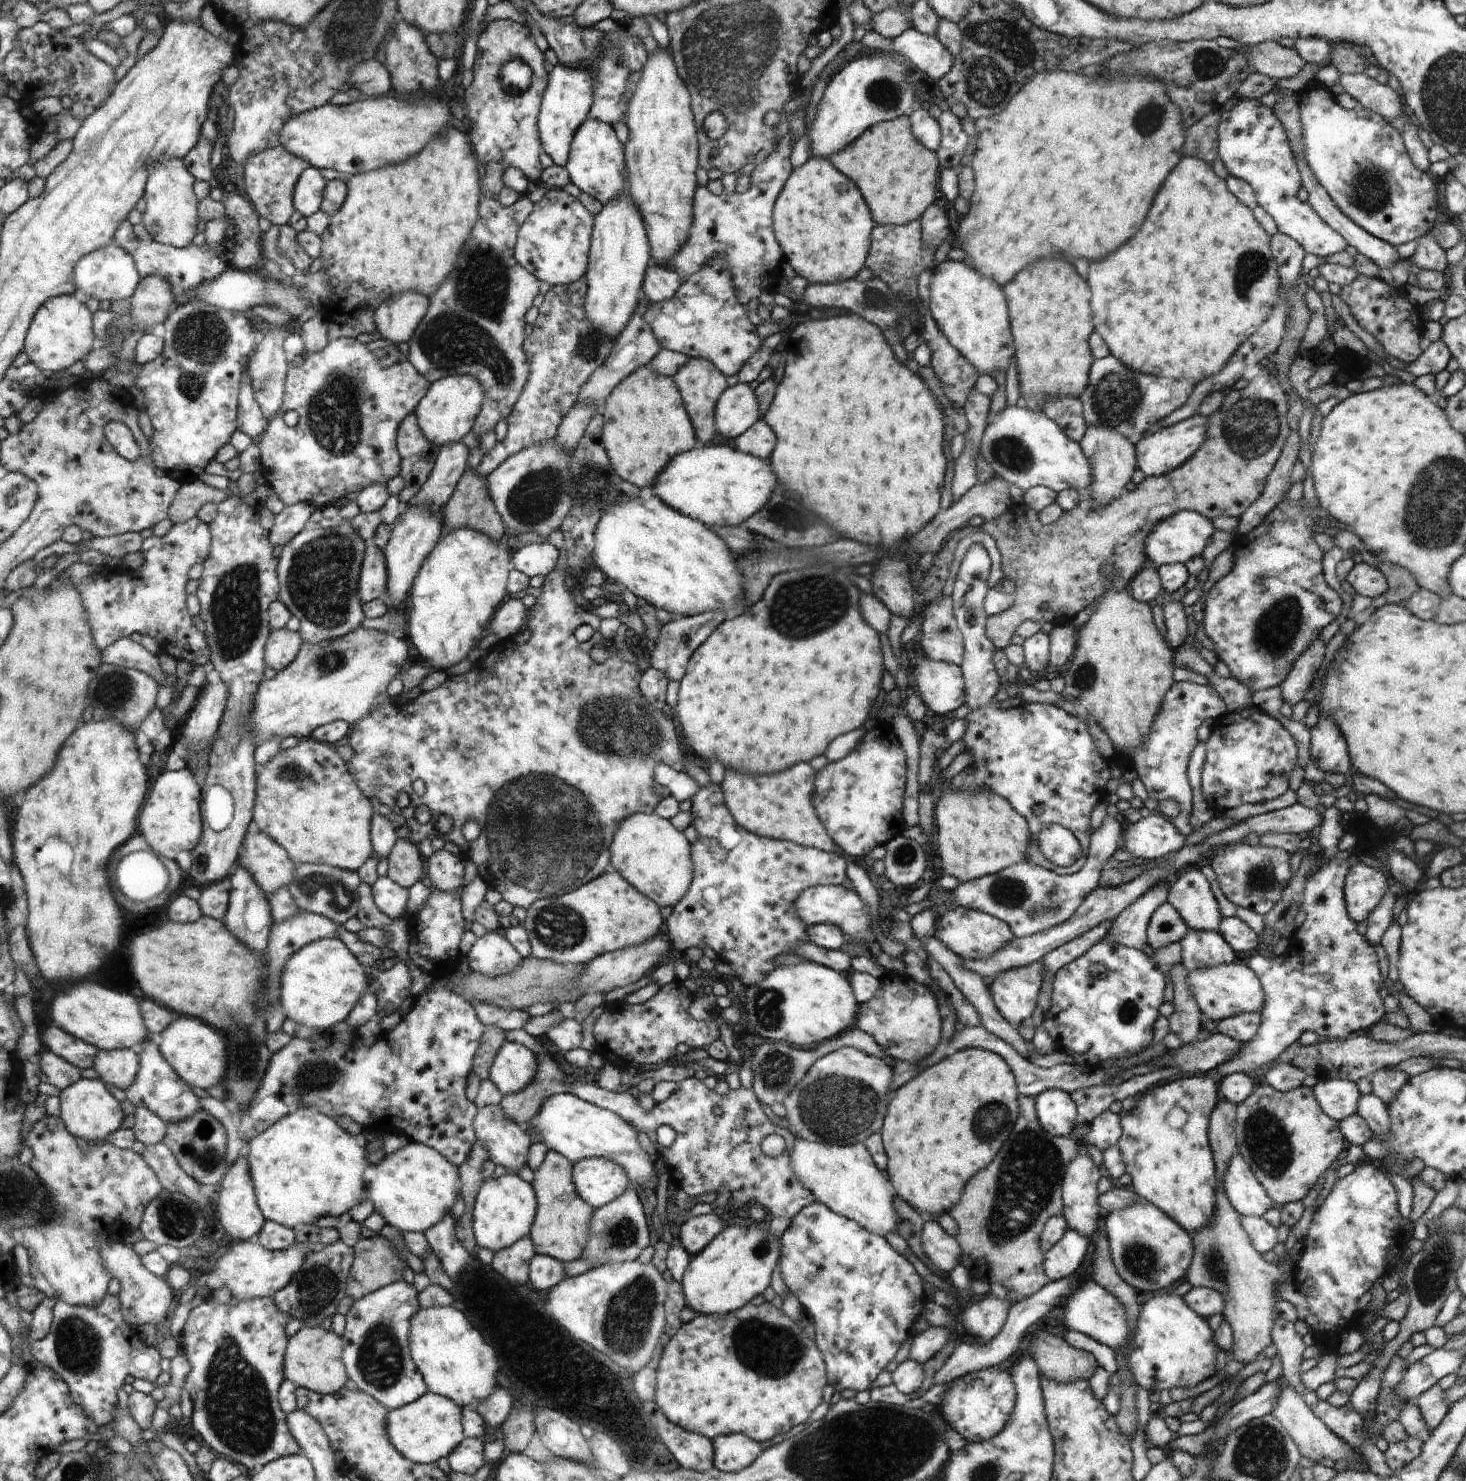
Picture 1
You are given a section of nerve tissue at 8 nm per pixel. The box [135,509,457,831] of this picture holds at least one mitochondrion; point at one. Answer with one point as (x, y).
(319, 580)

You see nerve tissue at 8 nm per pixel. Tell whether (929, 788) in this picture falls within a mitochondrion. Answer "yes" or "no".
no

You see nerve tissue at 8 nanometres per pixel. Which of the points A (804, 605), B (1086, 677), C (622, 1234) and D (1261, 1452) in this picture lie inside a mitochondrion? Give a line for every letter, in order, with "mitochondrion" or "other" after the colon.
A: mitochondrion
B: mitochondrion
C: mitochondrion
D: mitochondrion

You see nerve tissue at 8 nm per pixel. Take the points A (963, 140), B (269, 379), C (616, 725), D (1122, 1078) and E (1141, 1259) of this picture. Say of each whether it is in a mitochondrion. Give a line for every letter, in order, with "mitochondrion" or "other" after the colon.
A: other
B: mitochondrion
C: mitochondrion
D: other
E: mitochondrion

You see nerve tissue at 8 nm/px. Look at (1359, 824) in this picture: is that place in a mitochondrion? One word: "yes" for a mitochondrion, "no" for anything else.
no

